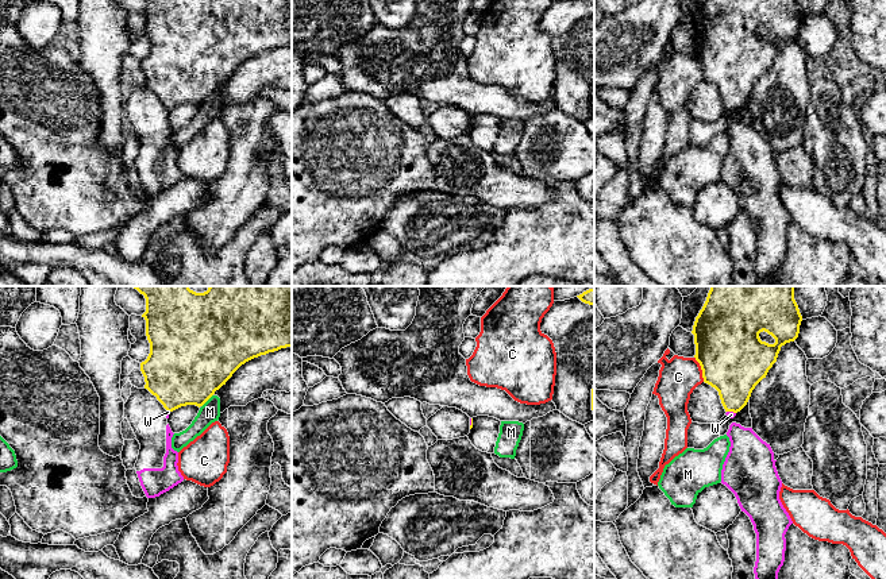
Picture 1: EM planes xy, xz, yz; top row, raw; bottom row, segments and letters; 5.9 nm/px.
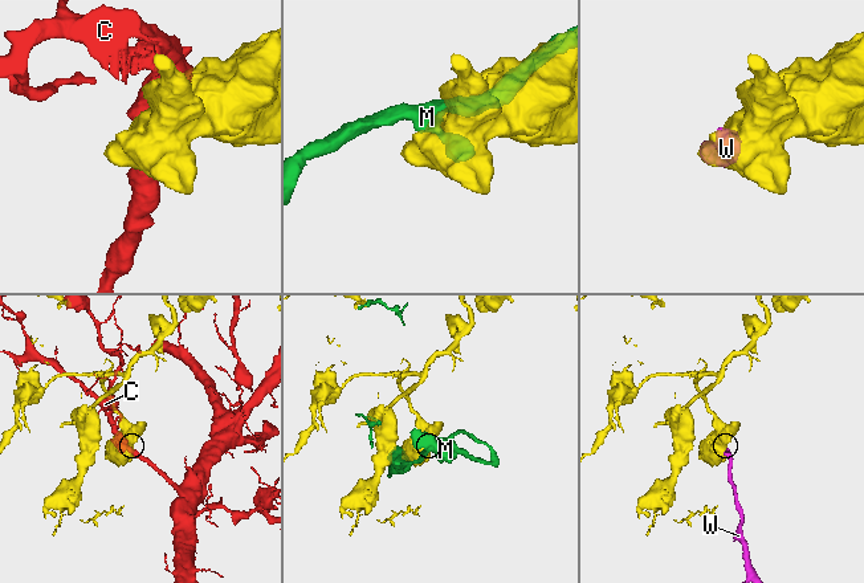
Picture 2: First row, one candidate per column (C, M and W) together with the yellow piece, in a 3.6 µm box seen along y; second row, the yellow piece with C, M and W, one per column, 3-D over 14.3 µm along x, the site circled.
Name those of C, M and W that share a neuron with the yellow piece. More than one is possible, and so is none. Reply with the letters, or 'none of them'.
none of them

